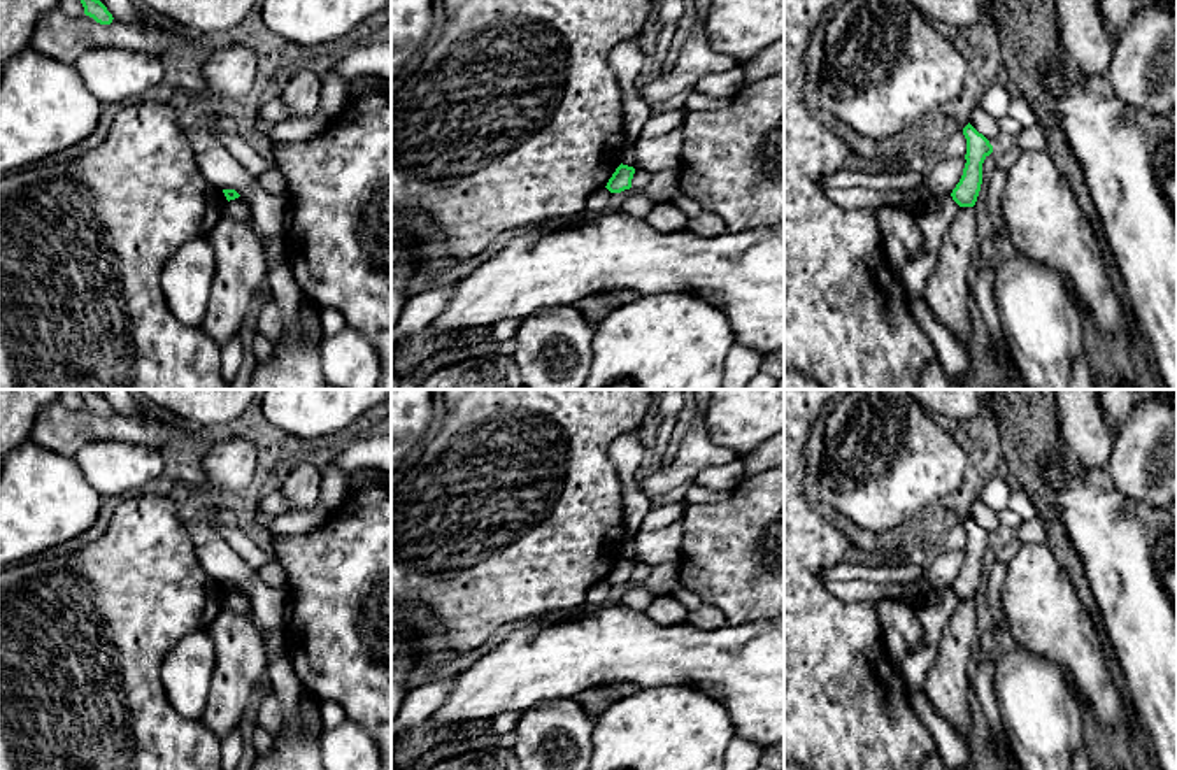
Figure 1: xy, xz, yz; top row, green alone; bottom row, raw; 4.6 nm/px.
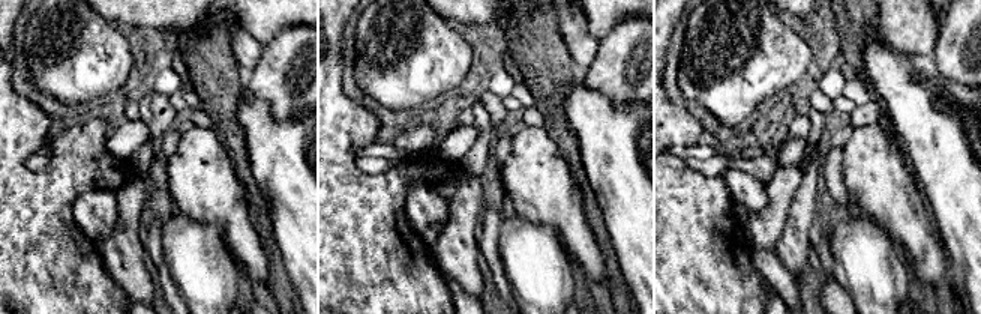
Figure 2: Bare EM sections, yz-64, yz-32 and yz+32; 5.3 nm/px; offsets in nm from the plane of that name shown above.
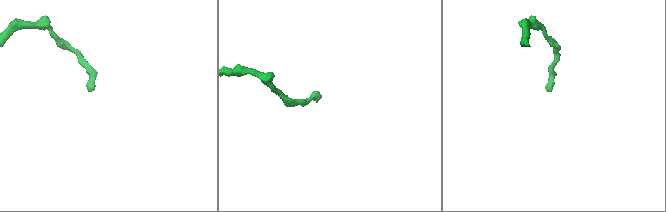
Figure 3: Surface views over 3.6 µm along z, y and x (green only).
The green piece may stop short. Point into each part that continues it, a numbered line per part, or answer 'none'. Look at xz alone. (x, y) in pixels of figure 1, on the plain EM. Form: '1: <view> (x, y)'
none

